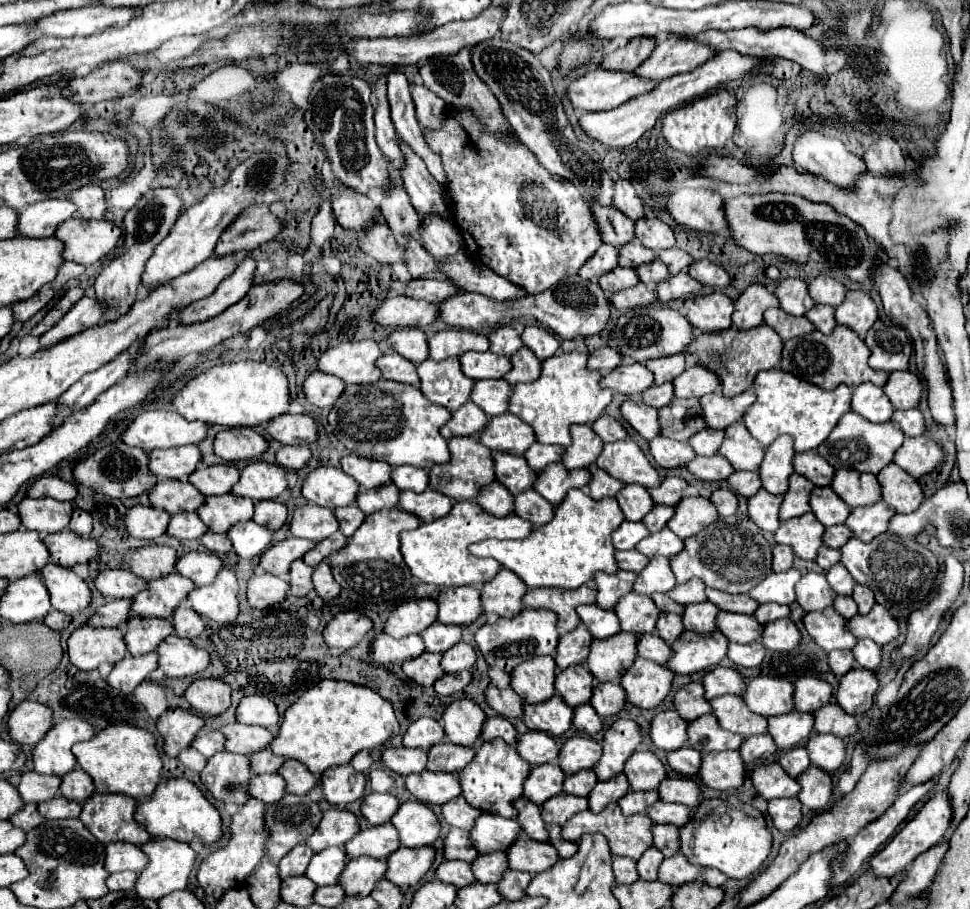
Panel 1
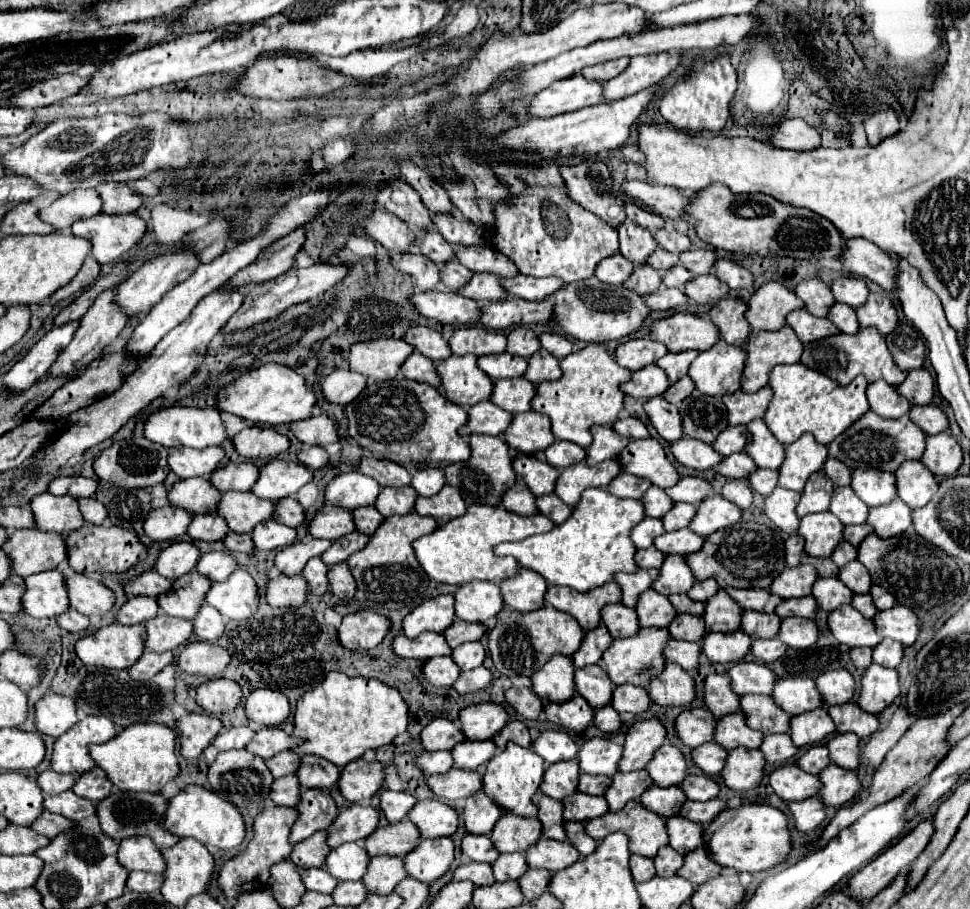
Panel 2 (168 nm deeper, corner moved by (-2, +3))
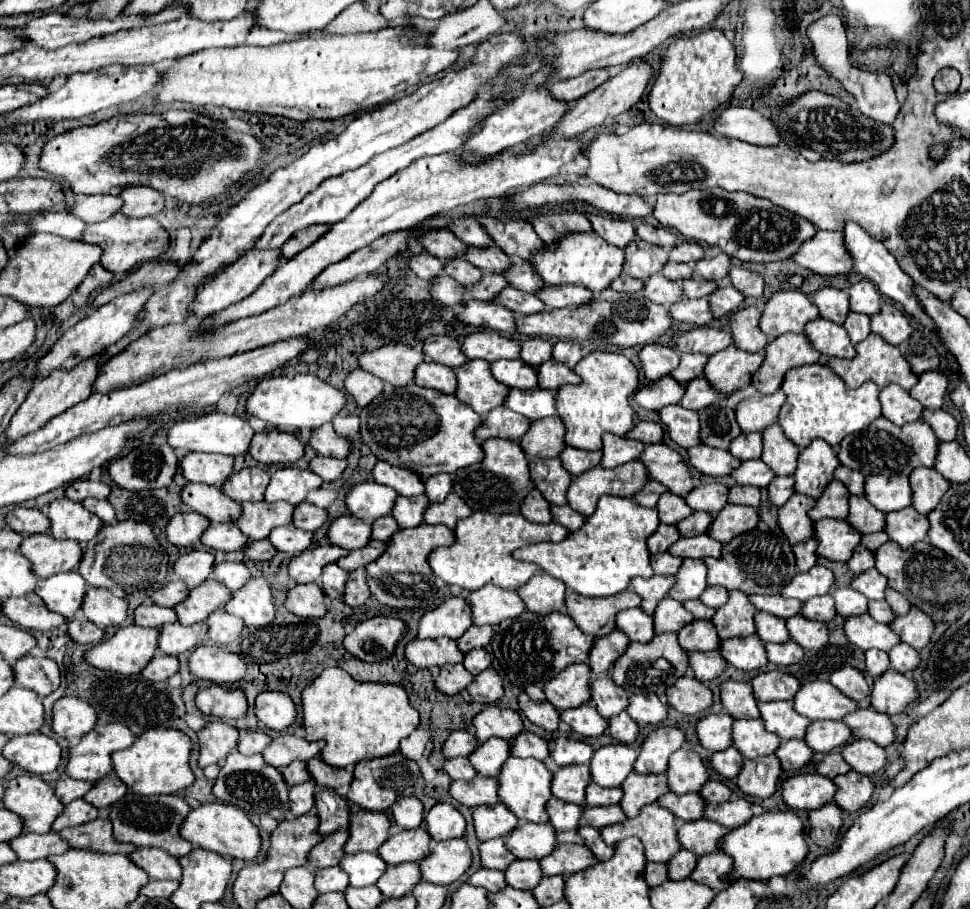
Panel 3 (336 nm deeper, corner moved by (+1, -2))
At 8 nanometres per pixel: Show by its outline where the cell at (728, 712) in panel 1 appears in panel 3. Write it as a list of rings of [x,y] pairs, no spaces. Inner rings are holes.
[[[771,701],[759,703],[761,719],[765,721],[767,731],[779,735],[783,741],[803,739],[811,719],[799,715],[793,709],[793,701]]]

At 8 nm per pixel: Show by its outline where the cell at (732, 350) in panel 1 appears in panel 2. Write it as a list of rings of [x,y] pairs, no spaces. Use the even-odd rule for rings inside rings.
[[[790,326],[782,330],[764,330],[750,334],[750,340],[744,346],[746,366],[742,372],[740,390],[754,392],[766,386],[768,372],[778,364],[794,364],[802,354],[802,342]]]

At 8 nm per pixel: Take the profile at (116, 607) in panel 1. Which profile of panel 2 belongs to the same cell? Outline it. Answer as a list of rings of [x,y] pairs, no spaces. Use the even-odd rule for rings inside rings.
[[[130,596],[116,614],[118,624],[138,624],[154,618],[158,614],[158,604],[148,596]]]

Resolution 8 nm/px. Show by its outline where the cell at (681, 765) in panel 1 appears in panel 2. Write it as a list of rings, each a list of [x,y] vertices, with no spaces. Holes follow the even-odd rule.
[[[706,742],[698,748],[692,750],[692,762],[708,776],[718,776],[724,768],[724,760],[726,760],[728,750],[718,746],[716,742]]]

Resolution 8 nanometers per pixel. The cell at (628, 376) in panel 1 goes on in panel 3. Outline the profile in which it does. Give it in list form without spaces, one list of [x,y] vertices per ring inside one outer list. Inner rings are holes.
[[[671,377],[659,379],[659,381],[651,381],[647,387],[643,387],[641,391],[635,393],[635,401],[651,411],[661,411],[667,405],[677,405],[679,399],[683,397],[685,385],[677,383]]]

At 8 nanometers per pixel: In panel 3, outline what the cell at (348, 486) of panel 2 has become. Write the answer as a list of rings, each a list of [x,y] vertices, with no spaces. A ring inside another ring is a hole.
[[[367,481],[367,483],[355,485],[349,491],[345,503],[347,503],[351,515],[365,519],[367,523],[373,523],[375,519],[391,513],[397,497],[399,497],[399,493],[391,491],[391,487],[379,485],[375,481]]]

